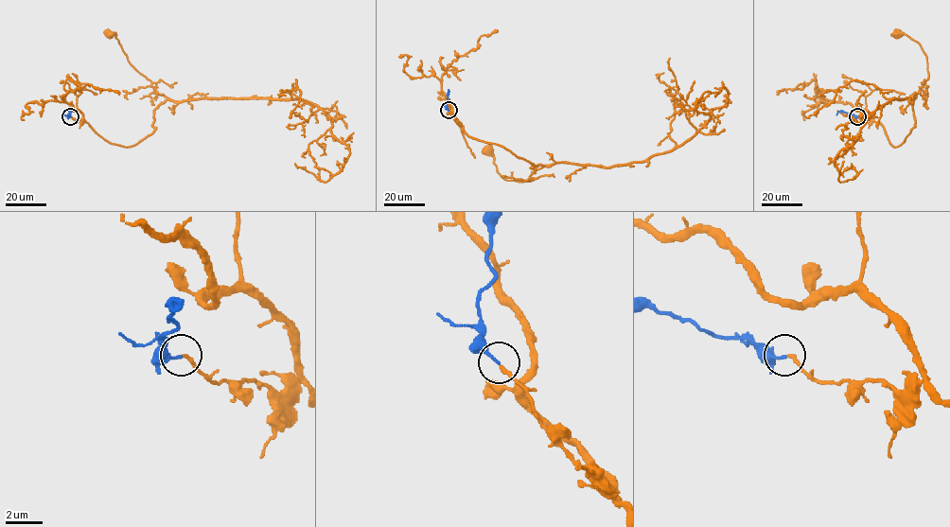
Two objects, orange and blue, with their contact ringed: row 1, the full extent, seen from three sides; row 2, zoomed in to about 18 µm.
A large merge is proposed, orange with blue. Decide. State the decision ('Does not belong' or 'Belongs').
Belongs

